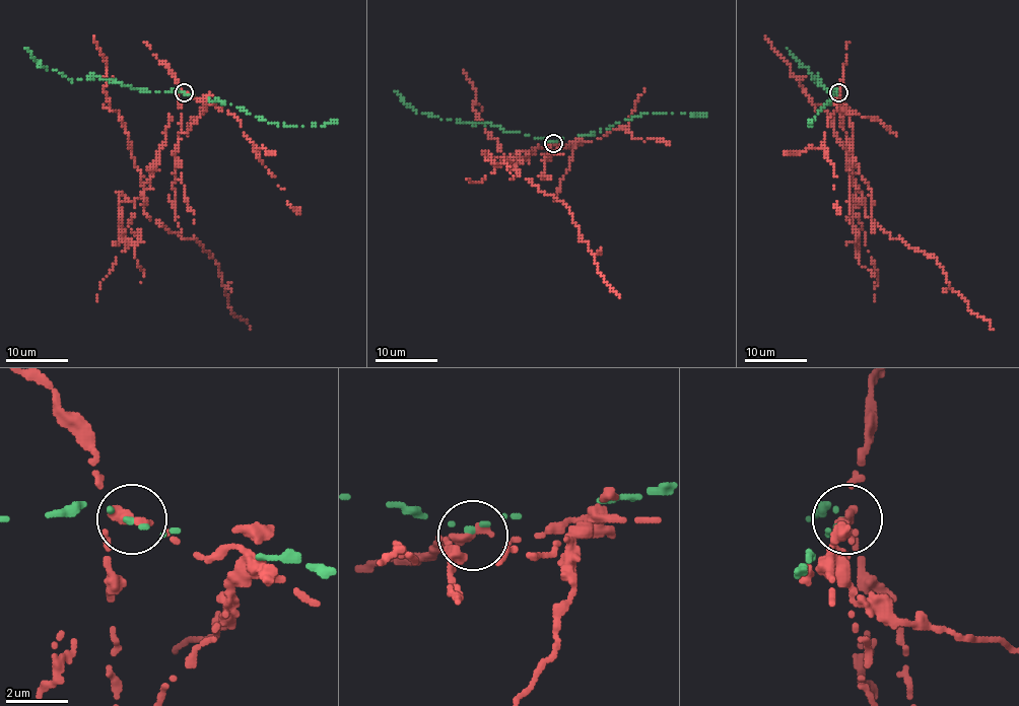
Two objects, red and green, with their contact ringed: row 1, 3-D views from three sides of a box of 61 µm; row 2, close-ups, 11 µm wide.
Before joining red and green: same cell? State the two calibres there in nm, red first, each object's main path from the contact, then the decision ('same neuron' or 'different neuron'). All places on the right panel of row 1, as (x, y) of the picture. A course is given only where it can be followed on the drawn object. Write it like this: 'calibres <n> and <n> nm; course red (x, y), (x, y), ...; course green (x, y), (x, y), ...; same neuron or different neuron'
calibres 220 and 200 nm; course red (839, 92), (864, 211), (890, 237), (934, 257), (992, 330); course green (837, 92), (836, 89), (828, 91), (819, 83), (817, 77), (814, 80), (788, 48); different neuron

